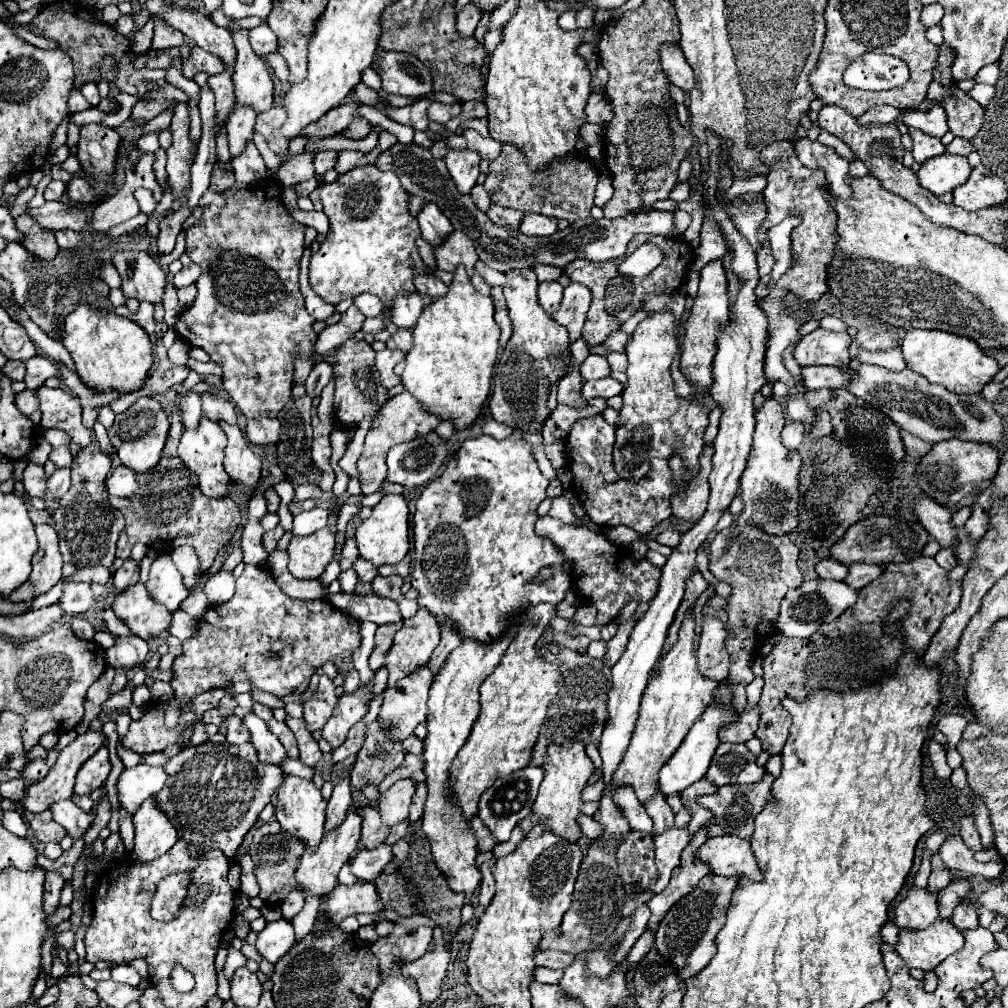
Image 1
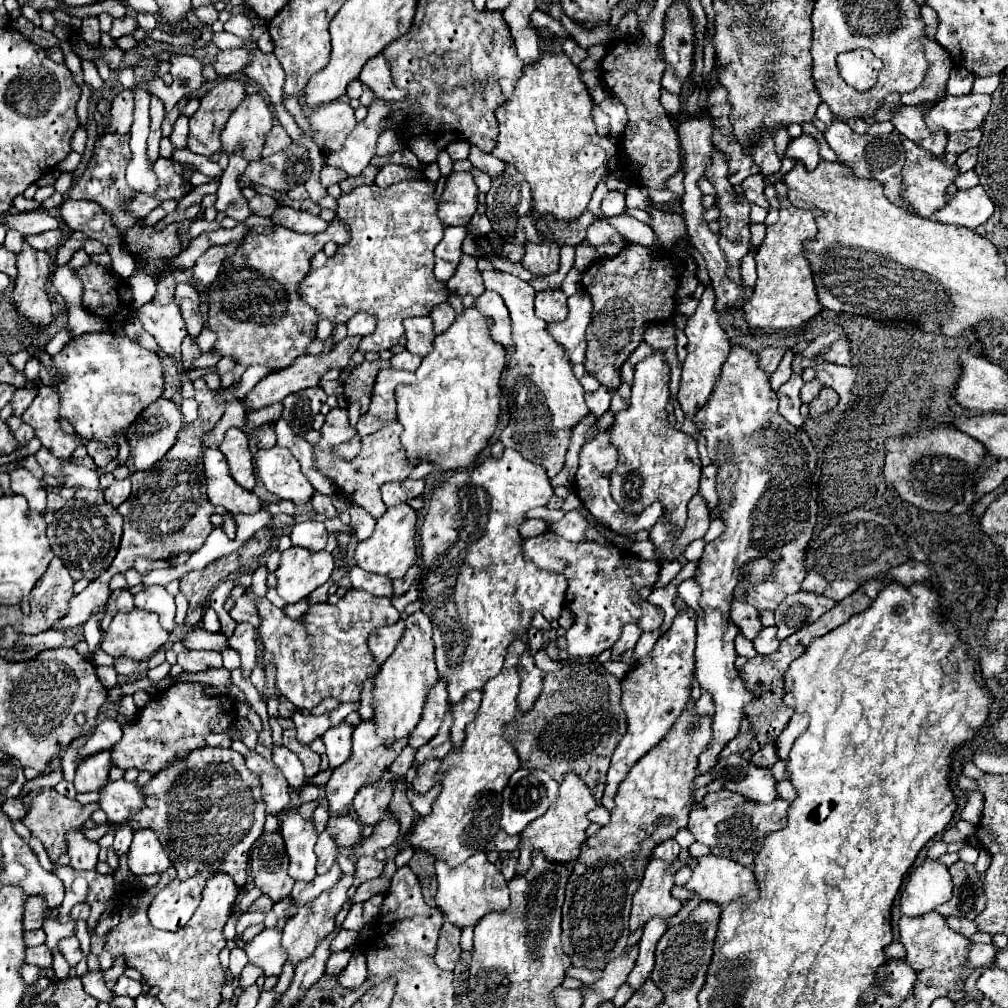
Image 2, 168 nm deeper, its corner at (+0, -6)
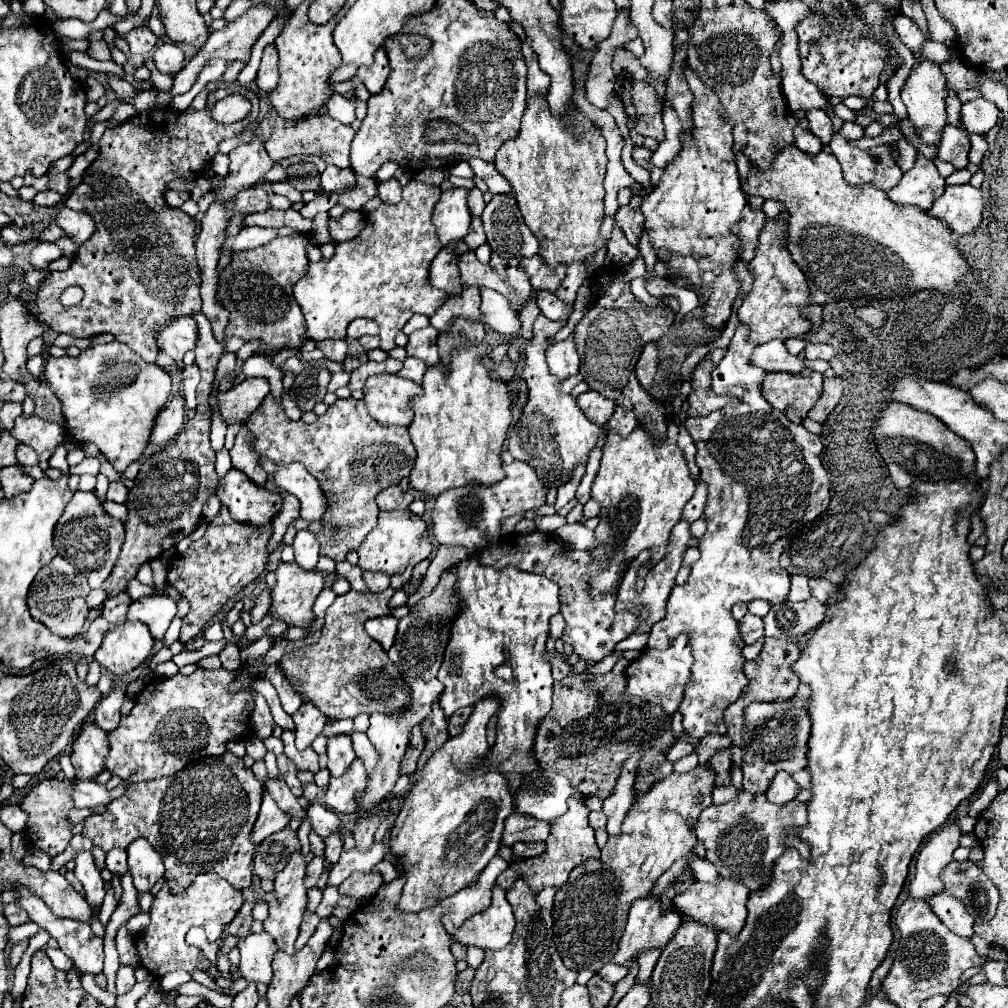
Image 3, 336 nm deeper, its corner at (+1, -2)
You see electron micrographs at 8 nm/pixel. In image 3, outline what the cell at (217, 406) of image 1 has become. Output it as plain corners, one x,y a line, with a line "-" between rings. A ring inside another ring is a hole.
197,314
193,318
199,324
199,336
201,336
195,348
195,364
201,370
195,418
191,418
185,424
185,428
177,434
173,444
169,442
167,446
157,450
153,456
149,456
143,462
139,476
135,478
133,488
129,490
129,498
125,502
129,510
129,522
125,526
127,538
111,576
103,582
103,588
109,592
109,596
127,590
129,580
135,578
143,562
161,556
165,550
179,544
185,536
189,536
197,528
201,520
201,508
207,502
207,498
215,492
219,482
215,472
215,450
209,444
209,430
211,430
209,386
215,378
217,360
221,356
221,344
213,338
211,326
203,318
203,314

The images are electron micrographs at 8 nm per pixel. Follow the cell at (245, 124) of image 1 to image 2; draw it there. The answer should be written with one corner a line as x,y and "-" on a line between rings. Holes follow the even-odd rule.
236,148
236,152
232,152
230,162
226,172
220,178
220,186
218,186
218,200
216,200
216,210
218,212
226,212
228,216
232,216
234,220
246,220
250,216
250,210
246,206
246,198
240,192
240,184
238,184
238,176
240,172
244,172
244,168
248,166
248,160
244,158
244,150

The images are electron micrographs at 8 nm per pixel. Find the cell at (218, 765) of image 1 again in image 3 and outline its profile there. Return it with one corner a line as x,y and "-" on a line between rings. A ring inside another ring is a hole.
231,752
223,756
207,756
197,762
191,762
187,768
179,770
169,778
129,784
123,796
113,800
103,814
91,814
89,818
85,818
81,834
89,838
93,846
99,846
103,852
109,852
111,848
125,850
137,838
151,840
151,846
163,856
165,864
163,878
173,894
185,892
189,884
195,880
195,876
201,872
215,872
221,878
225,878
233,888
245,890
251,886
253,878
251,860
255,846
249,840
251,836
249,832
253,830
253,824
257,820
261,794
263,794
261,784
257,782
251,768
245,768
241,758
233,756

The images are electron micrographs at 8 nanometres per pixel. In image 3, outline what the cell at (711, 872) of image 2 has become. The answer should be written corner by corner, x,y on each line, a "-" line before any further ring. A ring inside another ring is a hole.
719,878
717,884
705,884
705,882
695,882
693,888
689,888
683,894
677,894
673,898
675,910
679,910
683,916
687,916
693,922
701,922
705,926
715,928
717,932
729,932
731,936
737,936
743,930
745,918
747,918
747,886
737,884
727,878

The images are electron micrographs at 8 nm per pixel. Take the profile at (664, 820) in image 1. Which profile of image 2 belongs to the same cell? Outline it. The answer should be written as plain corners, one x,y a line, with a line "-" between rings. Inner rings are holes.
666,840
654,848
654,856
662,860
672,860
672,856
678,856
678,852
680,852
680,846
676,840

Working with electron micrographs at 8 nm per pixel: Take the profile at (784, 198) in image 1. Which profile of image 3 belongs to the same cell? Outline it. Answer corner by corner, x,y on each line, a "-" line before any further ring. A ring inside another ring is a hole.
787,214
781,216
783,224
779,220
767,220
765,228
759,232
759,246
755,248
755,258
749,262
749,272
753,276
753,288
743,298
743,304
739,306
739,322
749,326
749,340
759,346
769,340
789,340
795,336
801,336
811,330
811,322
801,316
801,306
807,306
809,288
805,282
803,272
799,272
797,264
791,260
787,248
783,246
785,238
785,222

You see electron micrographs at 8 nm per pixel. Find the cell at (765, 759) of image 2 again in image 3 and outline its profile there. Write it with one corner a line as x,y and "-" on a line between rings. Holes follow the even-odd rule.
783,700
783,702
753,702
745,708
745,726
743,726
743,790
765,794
771,780
777,772
785,770
789,774
803,770
807,766
807,740
811,734
811,718
807,716
807,702
805,700

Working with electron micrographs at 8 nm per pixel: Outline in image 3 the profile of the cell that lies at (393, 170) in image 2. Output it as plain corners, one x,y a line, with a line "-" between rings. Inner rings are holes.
391,178
387,182
379,182
377,190
379,190
379,196
385,204
395,204
401,200
401,184
395,178

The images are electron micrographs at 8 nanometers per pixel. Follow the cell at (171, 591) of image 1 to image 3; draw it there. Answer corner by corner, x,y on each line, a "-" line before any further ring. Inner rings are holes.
155,594
155,596
147,596
147,598
133,602
129,606
127,620
139,620
147,624
155,642
159,642
165,636
171,620
175,618
175,612
177,612
177,606
173,598

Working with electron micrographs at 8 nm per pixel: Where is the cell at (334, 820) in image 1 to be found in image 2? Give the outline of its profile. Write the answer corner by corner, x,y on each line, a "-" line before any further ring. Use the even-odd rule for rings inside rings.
324,830
318,836
316,856
318,856
318,864
316,864
318,874
326,874
332,868
332,864
338,860
338,844
336,844
336,838
328,830

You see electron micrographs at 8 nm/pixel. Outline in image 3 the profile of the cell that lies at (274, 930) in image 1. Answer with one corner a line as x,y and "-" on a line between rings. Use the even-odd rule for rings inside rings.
249,934
247,938
239,940
237,950
241,954
239,960
239,974
247,982
263,982
269,984
273,972
271,972
271,962
277,952
275,942
265,934

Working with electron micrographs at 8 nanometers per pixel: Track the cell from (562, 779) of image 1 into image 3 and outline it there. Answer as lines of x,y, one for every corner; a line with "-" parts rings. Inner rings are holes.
569,800
569,810
567,814
555,818
553,826
551,826
551,836
547,838
547,852
535,858
527,858
523,862
515,862
511,864
509,870
505,870
497,884
499,888
503,888
507,892
507,888
511,888
511,884
515,880
525,880
533,892
541,892
543,888
559,888
567,882
569,872
579,866
581,862
589,860
589,858
599,858
599,846
595,846
595,836
593,836
593,828
589,826
589,810
585,804
577,802
577,800

